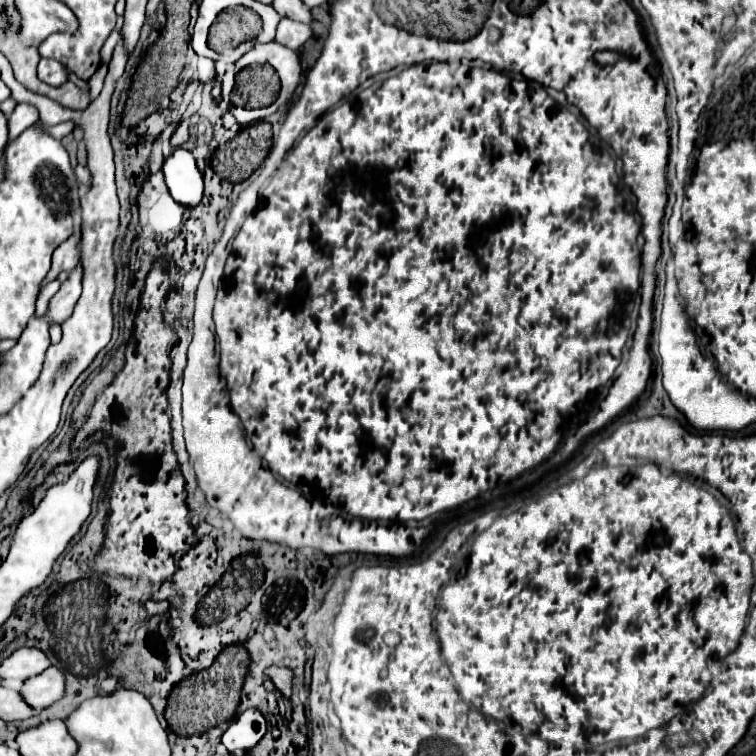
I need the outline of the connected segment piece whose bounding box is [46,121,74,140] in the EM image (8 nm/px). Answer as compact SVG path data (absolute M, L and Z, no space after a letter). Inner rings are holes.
M68 121L56 126L48 126L46 129L53 137L61 140L67 134L72 132L74 129L74 124L72 121Z

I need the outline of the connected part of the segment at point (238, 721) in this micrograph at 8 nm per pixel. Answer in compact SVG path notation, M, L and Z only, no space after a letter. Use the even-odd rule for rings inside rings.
M245 710L237 714L227 732L221 738L221 744L229 754L249 752L265 734L265 718L257 710Z

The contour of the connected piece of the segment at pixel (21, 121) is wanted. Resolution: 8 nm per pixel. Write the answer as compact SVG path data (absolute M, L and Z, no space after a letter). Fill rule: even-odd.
M17 104L15 112L9 116L9 140L15 140L29 124L39 120L39 110L35 104Z

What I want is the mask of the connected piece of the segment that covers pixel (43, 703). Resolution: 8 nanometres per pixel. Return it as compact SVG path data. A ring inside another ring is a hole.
M57 666L47 668L43 674L29 678L21 690L23 698L35 710L45 710L65 696L65 672Z

